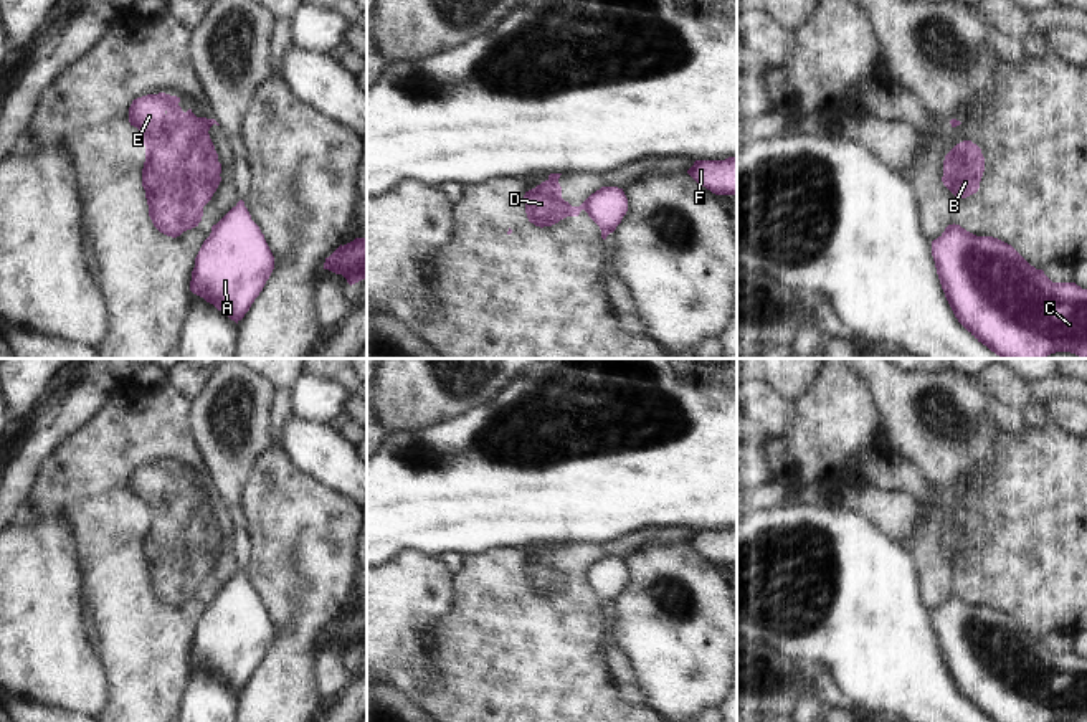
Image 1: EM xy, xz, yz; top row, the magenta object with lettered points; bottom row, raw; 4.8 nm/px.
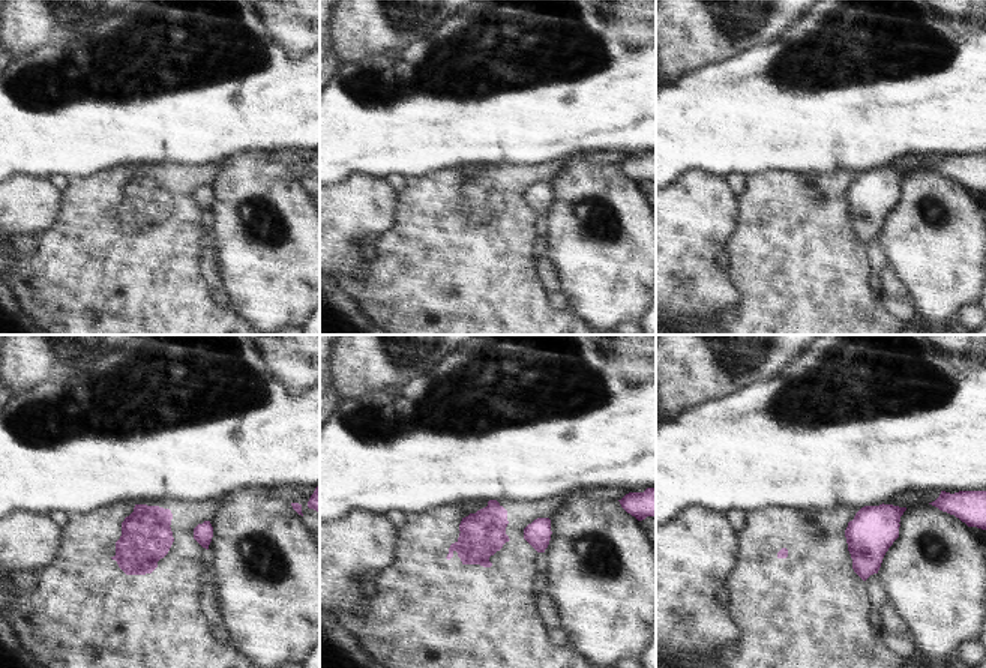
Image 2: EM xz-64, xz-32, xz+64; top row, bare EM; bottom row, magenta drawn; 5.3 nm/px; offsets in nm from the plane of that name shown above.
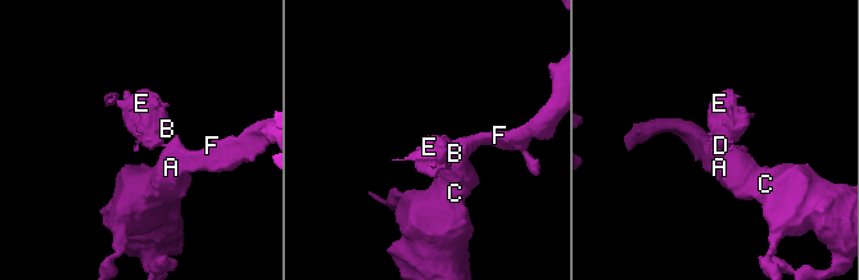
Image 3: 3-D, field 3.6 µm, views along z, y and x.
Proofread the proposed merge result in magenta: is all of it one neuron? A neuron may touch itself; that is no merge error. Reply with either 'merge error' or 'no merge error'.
merge error

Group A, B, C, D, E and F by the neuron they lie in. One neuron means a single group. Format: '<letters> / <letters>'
A C F / B D E

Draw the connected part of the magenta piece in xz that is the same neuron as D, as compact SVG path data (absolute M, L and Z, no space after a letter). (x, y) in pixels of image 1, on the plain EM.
M550 544L545 552L524 565L527 588L535 596L552 596L567 587L578 587L583 580L585 572L572 577L562 568L560 545Z

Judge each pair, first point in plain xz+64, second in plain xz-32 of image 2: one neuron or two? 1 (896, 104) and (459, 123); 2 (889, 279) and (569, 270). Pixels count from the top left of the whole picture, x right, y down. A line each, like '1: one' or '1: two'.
1: one
2: two

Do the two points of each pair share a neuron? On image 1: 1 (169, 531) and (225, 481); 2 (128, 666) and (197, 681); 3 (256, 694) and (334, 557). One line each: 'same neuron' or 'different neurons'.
1: different neurons
2: different neurons
3: same neuron

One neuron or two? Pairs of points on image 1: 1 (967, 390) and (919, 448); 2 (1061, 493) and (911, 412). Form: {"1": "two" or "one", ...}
{"1": "one", "2": "two"}

